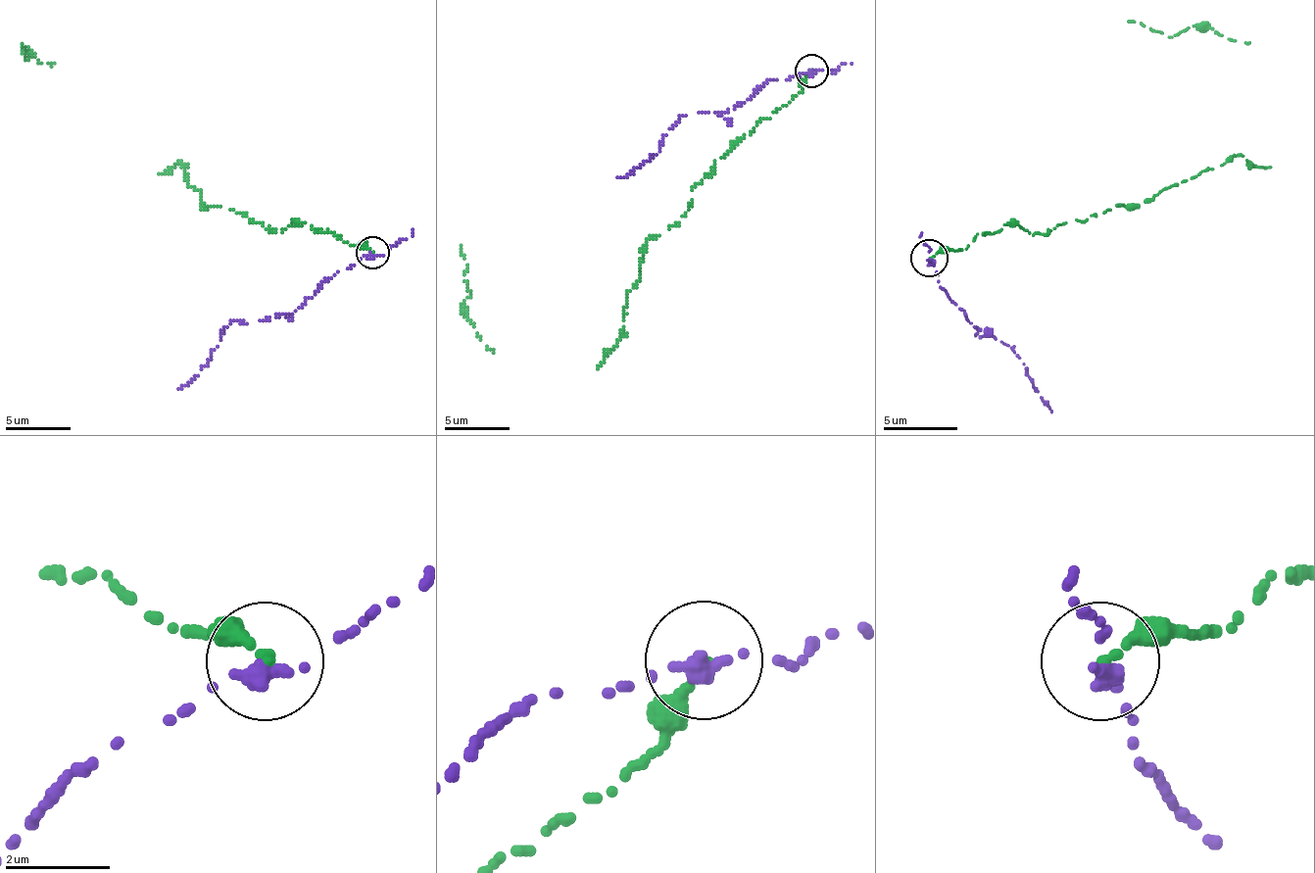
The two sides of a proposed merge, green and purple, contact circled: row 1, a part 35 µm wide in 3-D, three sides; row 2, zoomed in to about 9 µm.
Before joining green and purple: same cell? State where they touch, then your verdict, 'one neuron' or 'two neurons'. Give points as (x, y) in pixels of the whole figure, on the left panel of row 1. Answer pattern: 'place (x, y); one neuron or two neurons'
place (372, 253); two neurons

